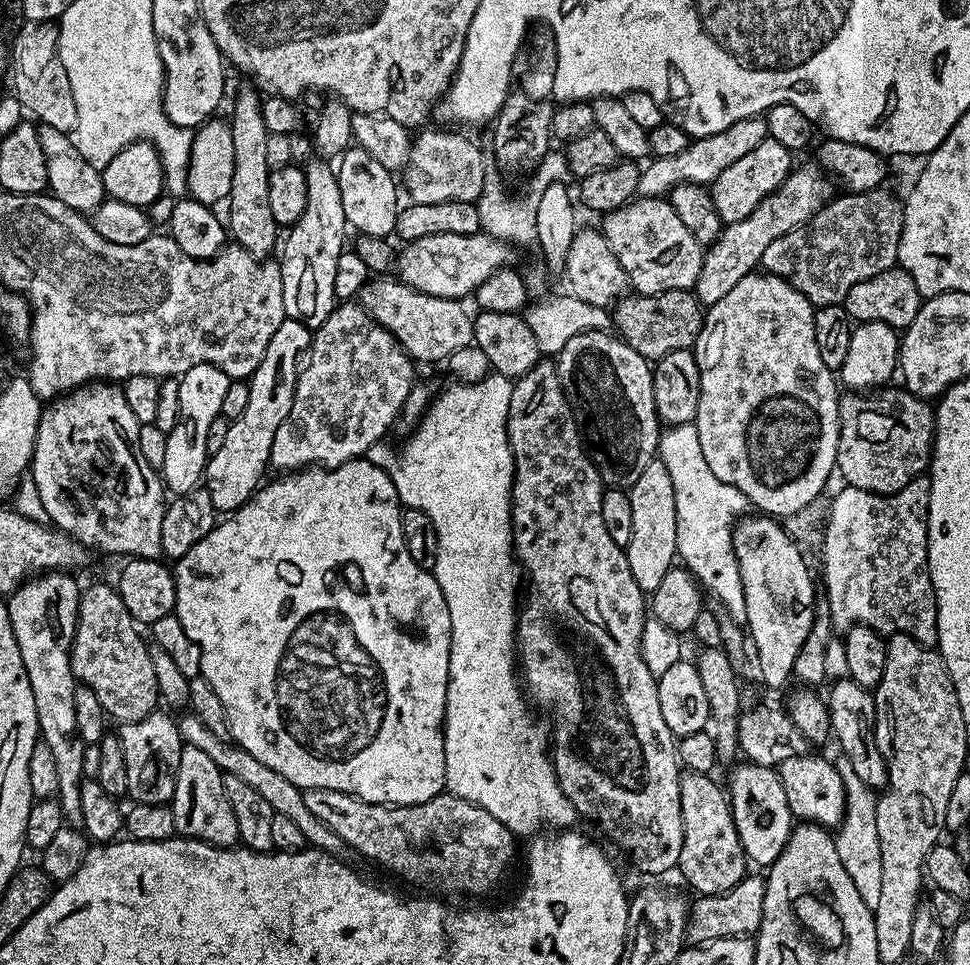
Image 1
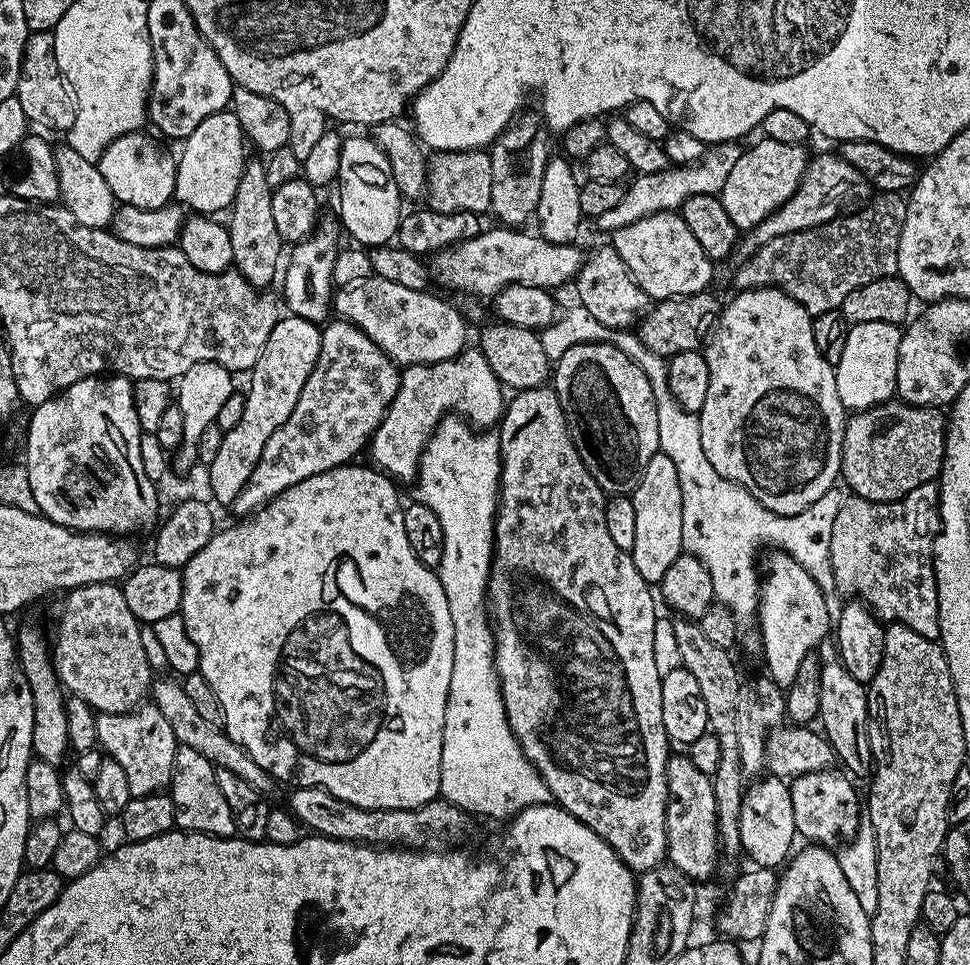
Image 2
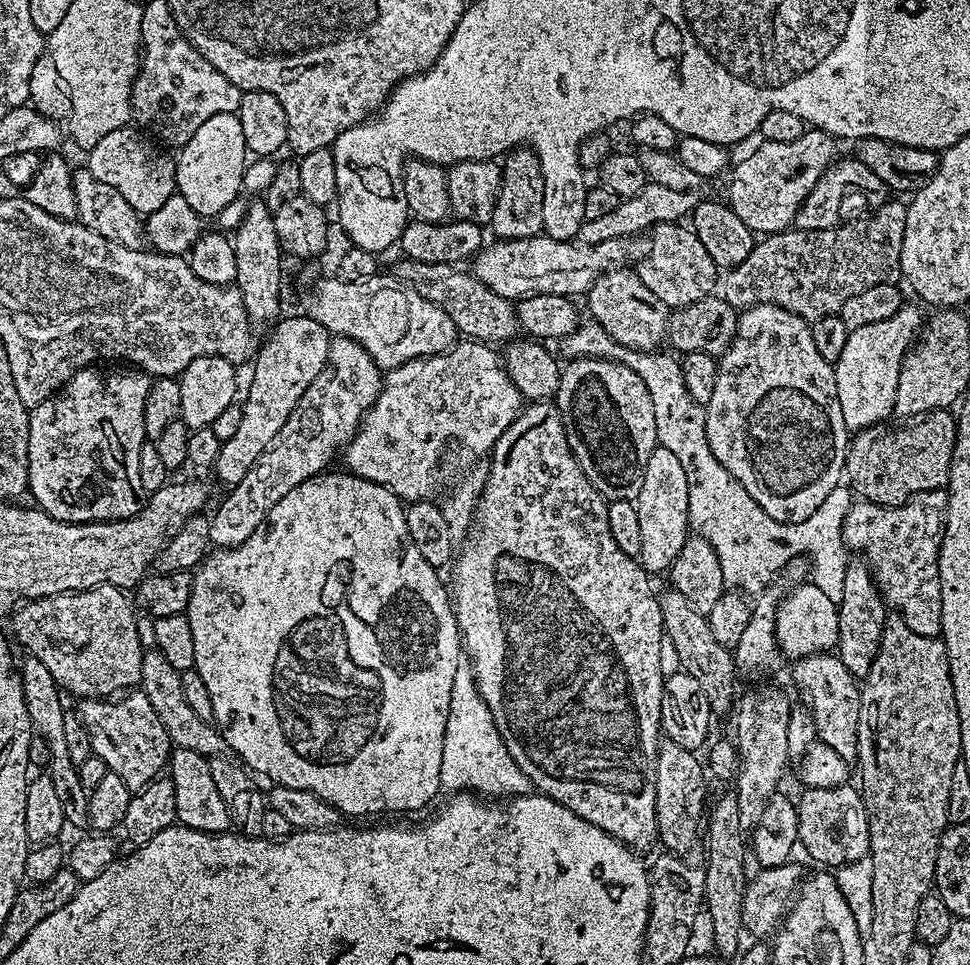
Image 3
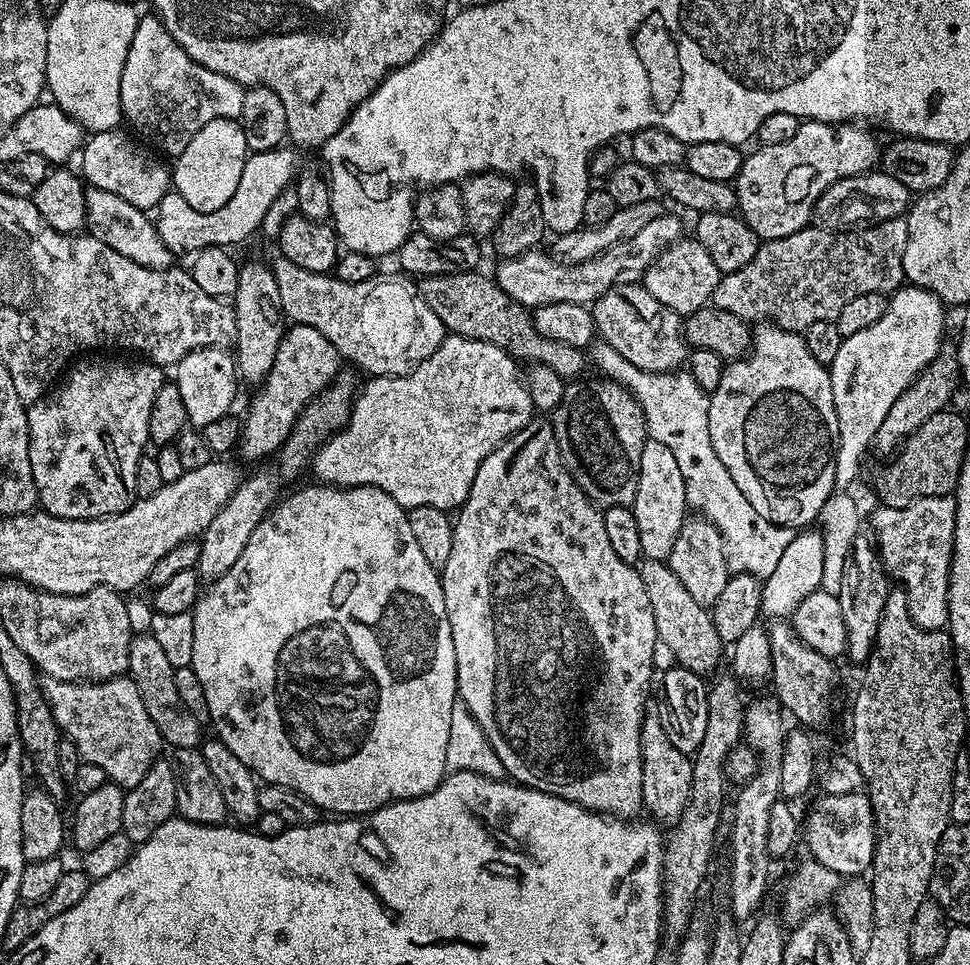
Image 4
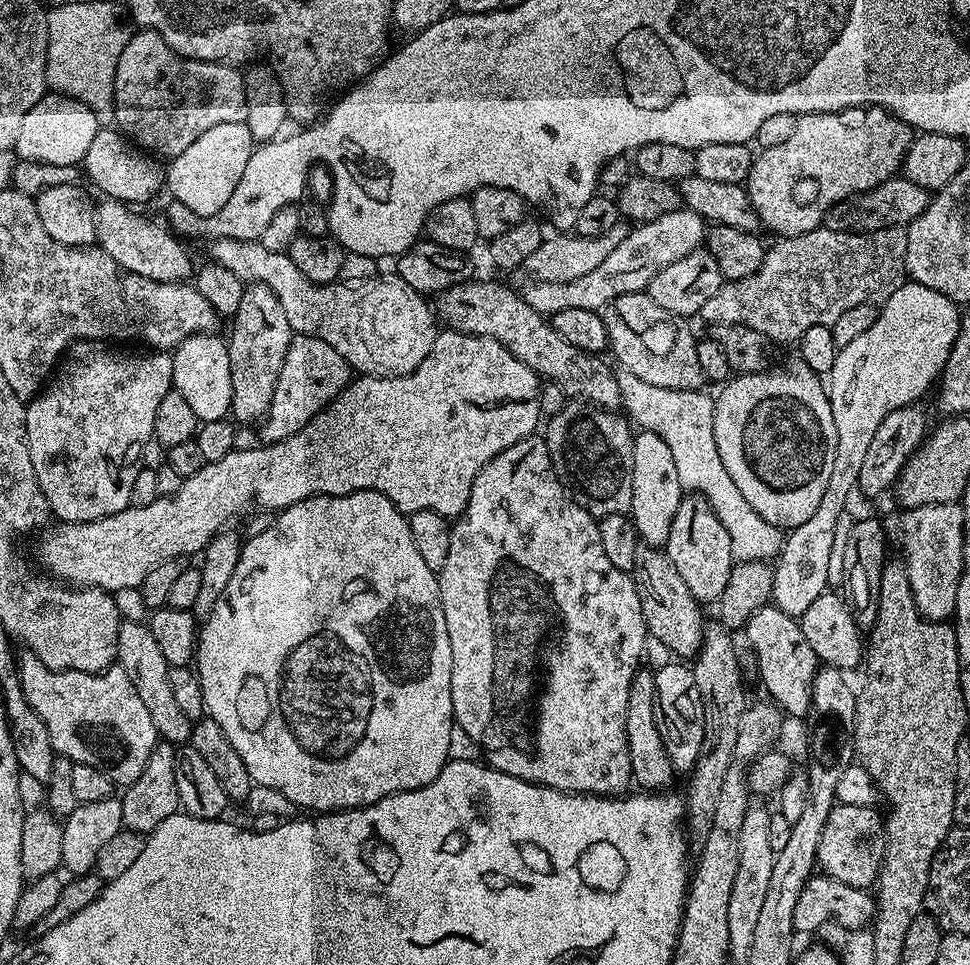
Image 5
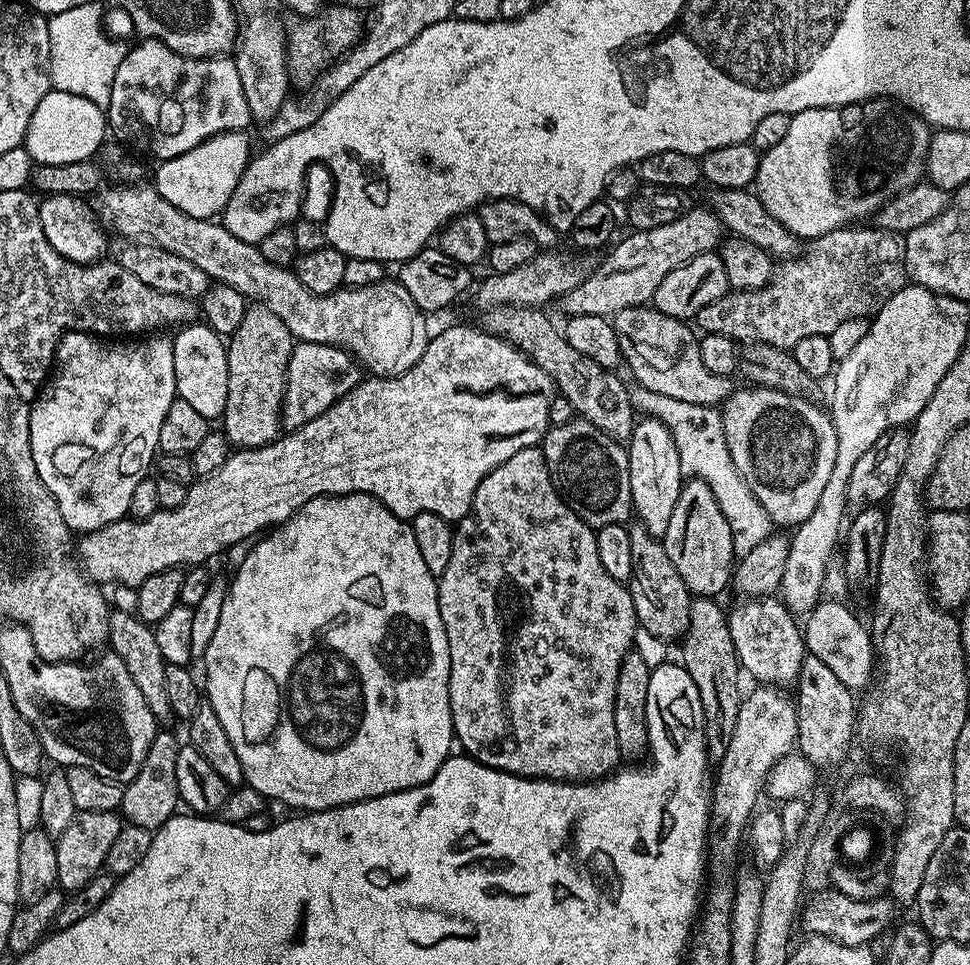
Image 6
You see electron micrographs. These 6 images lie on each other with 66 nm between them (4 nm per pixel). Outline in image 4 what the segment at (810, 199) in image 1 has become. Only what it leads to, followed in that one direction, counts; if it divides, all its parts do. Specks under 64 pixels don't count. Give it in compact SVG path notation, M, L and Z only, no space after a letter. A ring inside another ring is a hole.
M882 170L865 172L862 176L851 176L834 182L818 198L816 208L812 211L812 224L824 228L827 232L843 232L867 225L869 222L879 222L898 218L907 213L913 203L914 194L898 178L886 174Z

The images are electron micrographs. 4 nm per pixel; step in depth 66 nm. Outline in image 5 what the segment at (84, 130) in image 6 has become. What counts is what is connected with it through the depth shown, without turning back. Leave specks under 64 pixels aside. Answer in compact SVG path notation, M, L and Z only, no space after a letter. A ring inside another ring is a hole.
M46 94L32 107L30 114L22 118L14 151L21 160L63 164L72 158L72 155L83 158L90 147L90 142L100 129L102 129L101 117L91 112L82 102L71 100L69 96Z

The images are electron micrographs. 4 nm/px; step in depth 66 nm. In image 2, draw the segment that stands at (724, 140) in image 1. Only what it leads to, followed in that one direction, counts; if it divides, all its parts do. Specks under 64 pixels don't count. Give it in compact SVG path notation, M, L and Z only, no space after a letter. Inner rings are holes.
M736 142L714 144L696 164L669 166L654 174L639 174L635 177L636 181L633 179L624 188L622 199L611 210L606 210L606 214L595 217L594 224L605 234L611 234L622 226L630 226L630 222L638 222L638 218L659 212L676 212L686 202L686 198L694 198L698 194L715 196L720 193L722 186L726 186L726 178L730 170L734 170L741 151L741 145Z

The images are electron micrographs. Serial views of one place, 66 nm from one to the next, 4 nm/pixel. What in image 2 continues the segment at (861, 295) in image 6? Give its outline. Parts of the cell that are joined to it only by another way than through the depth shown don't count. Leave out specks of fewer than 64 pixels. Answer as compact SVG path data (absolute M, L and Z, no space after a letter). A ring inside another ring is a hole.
M882 192L873 195L863 206L847 214L838 215L822 226L814 226L810 230L798 230L794 234L774 238L743 261L744 265L736 272L735 287L740 290L781 288L790 298L798 301L806 311L812 313L813 317L821 316L823 312L837 311L846 294L850 294L850 290L858 290L858 286L866 286L866 282L874 282L878 278L897 275L898 242L902 238L902 226L906 222L907 205L908 201L901 193Z

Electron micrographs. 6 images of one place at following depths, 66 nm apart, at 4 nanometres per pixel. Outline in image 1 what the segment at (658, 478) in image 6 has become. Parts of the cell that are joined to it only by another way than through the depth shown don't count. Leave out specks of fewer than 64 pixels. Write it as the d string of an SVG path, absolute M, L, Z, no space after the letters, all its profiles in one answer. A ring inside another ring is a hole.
M660 459L651 460L642 470L642 478L634 482L631 488L627 489L630 498L630 542L627 546L628 561L630 562L630 574L634 574L634 582L646 594L658 590L662 578L674 567L676 555L676 535L678 534L678 514L674 510L674 485L670 483L670 474Z

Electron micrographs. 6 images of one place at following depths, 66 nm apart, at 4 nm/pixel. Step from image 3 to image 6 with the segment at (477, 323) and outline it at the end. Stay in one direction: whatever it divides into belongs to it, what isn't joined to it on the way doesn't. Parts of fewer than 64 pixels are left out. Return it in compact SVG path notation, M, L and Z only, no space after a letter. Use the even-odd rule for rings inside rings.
M490 308L478 321L479 327L490 335L513 344L533 360L552 379L555 391L570 402L573 413L579 419L589 420L598 430L621 442L632 435L634 409L629 385L624 385L610 368L598 366L586 354L578 354L570 342L566 342L563 331L548 321L546 311L540 308Z

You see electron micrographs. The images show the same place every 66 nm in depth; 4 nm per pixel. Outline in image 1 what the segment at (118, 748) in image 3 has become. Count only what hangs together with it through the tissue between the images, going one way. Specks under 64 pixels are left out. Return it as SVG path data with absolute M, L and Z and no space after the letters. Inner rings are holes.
M164 710L151 712L133 724L120 724L118 735L122 754L126 754L126 771L130 777L128 796L137 804L168 804L174 798L182 741L180 725Z

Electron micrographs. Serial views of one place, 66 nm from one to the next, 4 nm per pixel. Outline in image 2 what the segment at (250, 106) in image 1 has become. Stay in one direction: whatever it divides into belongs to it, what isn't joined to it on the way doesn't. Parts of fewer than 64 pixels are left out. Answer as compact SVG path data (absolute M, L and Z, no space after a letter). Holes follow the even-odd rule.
M249 159L244 166L241 180L238 182L237 193L234 194L230 211L227 213L226 227L230 234L232 262L235 271L244 275L257 290L269 287L272 279L277 279L278 269L282 264L280 251L286 248L278 234L278 226L274 222L274 214L270 211L272 187L266 182L265 165L259 160Z

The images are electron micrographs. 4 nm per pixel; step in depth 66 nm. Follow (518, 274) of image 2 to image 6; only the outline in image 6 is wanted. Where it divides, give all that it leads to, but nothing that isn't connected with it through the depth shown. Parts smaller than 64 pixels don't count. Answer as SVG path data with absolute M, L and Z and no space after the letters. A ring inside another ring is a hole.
M689 207L681 216L674 218L674 222L670 222L666 226L654 226L654 230L642 230L641 232L633 231L632 236L626 237L621 244L613 243L611 245L611 248L613 247L612 253L601 264L599 261L588 273L588 277L578 286L574 286L574 290L561 296L558 300L558 306L564 311L565 317L590 314L591 316L612 318L617 312L627 308L639 308L647 305L652 299L654 290L658 290L658 286L662 286L662 278L666 278L666 274L670 274L670 270L682 266L698 253L713 251L721 243L720 232L722 233L720 221L707 207Z

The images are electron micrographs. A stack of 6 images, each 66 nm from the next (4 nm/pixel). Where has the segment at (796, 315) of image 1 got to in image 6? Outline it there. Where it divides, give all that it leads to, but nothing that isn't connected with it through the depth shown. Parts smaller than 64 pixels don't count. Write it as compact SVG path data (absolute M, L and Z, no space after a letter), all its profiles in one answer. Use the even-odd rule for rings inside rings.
M759 386L747 387L737 387L722 405L724 433L730 458L734 458L738 474L742 474L754 498L762 502L773 525L795 526L806 522L806 518L814 514L814 506L818 506L818 497L822 495L826 482L830 482L830 470L834 470L834 454L838 450L838 442L831 415L825 409L823 412L822 409L815 408L808 398Z

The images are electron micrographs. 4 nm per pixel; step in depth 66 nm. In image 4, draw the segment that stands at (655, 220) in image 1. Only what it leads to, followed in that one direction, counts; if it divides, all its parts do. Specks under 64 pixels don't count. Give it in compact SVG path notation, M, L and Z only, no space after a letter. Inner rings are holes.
M681 238L668 245L660 257L645 270L642 283L644 289L654 294L654 298L658 298L662 306L687 318L691 312L697 312L711 301L721 275L710 254L706 254L705 248L696 239Z

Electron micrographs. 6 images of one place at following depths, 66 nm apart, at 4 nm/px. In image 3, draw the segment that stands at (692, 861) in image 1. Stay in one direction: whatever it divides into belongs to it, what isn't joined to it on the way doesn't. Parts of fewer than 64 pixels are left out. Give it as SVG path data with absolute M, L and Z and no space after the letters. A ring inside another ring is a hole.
M662 742L656 751L656 765L654 766L654 806L656 807L656 835L659 843L665 844L667 851L672 854L688 854L702 836L702 825L706 820L704 808L704 776L706 768L696 757L697 753L691 748L684 748L681 744Z

